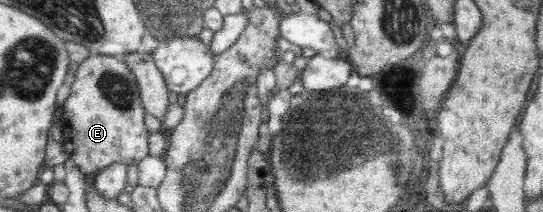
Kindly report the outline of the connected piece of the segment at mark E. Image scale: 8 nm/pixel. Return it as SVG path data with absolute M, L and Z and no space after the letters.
M91 53L78 66L70 96L62 106L62 115L59 117L64 139L62 146L84 176L94 177L99 170L114 163L138 164L149 155L149 131L144 124L144 116L146 110L142 105L136 77L132 75L122 57Z

